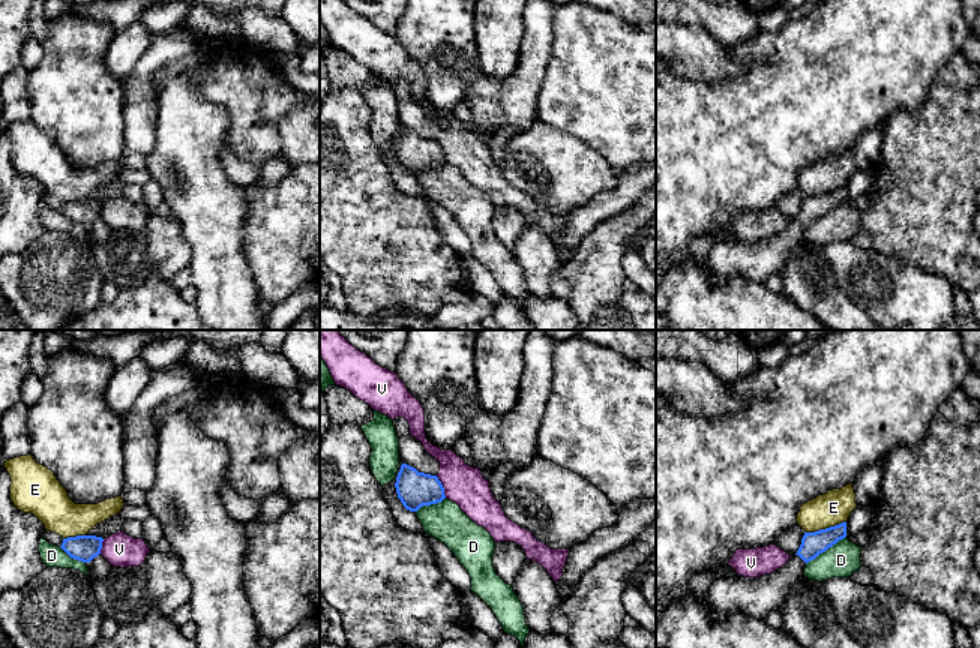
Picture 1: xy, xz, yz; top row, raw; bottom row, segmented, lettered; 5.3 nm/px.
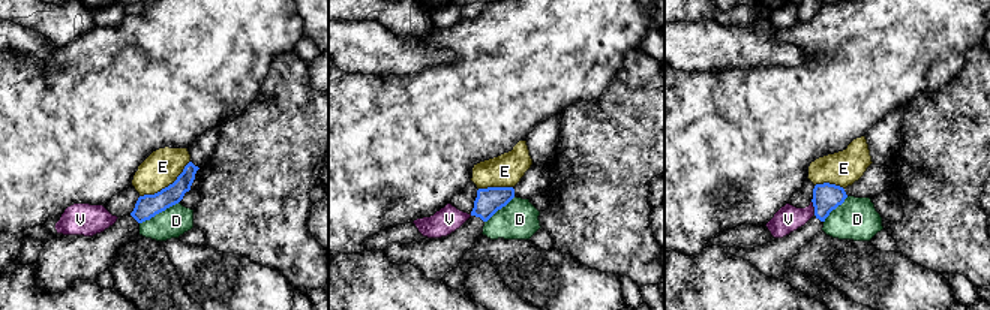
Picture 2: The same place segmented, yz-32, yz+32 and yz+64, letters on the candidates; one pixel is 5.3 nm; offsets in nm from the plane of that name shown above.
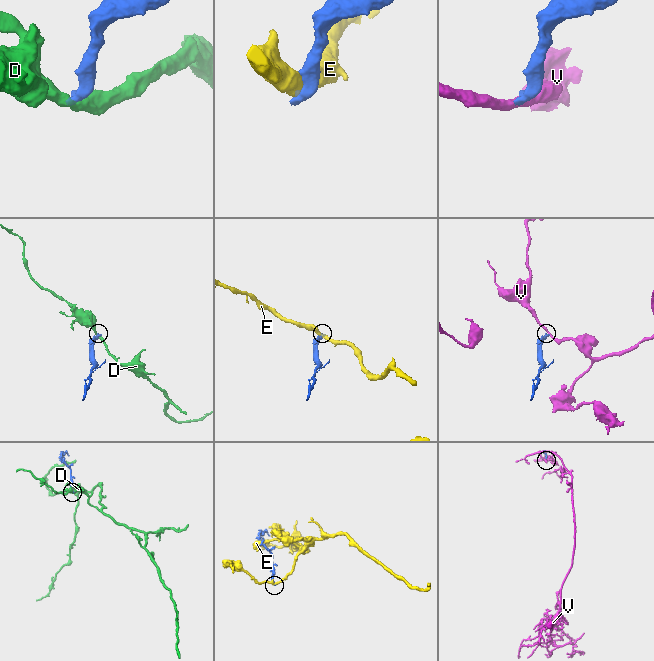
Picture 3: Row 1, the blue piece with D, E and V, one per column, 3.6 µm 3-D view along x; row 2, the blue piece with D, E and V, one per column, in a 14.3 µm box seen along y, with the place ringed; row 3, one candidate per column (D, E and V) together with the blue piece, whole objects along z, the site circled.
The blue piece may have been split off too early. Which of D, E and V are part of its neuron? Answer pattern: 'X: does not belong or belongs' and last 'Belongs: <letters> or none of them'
D: does not belong
E: does not belong
V: does not belong
Belongs: none of them

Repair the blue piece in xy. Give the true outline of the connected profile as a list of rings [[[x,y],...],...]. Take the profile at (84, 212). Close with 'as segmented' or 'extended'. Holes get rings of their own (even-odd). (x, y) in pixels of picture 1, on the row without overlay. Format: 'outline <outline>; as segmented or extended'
outline [[[77,200],[63,202],[62,213],[74,224],[87,228],[92,244],[104,243],[113,230],[101,219],[102,201]]]; extended

